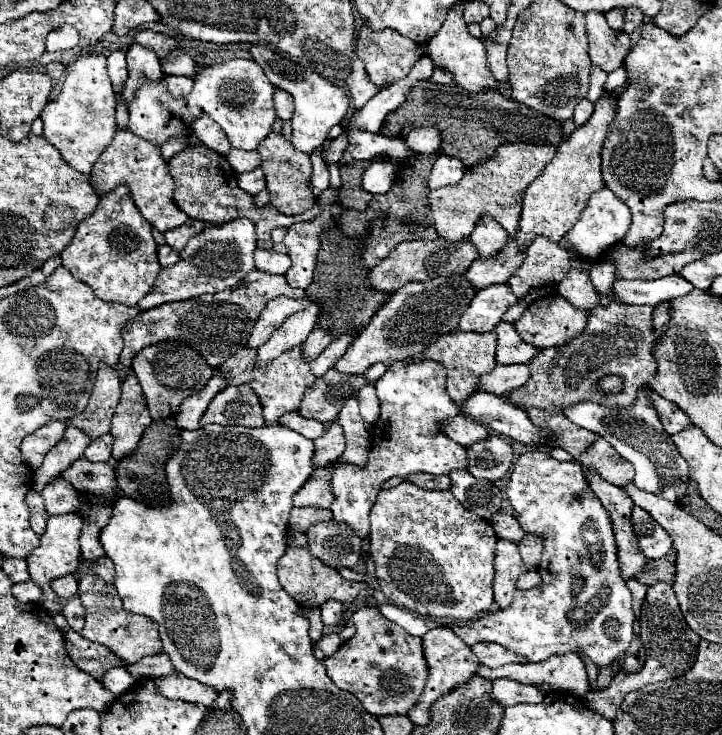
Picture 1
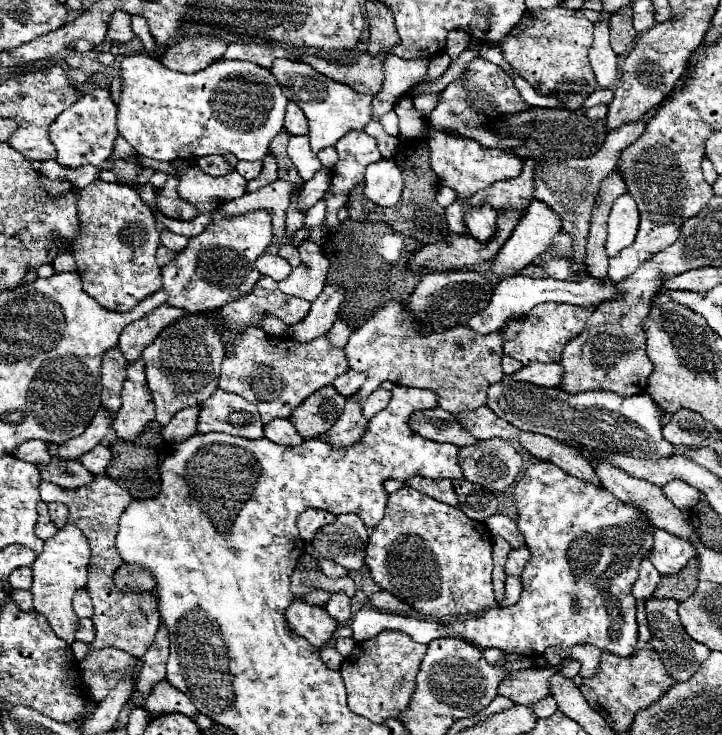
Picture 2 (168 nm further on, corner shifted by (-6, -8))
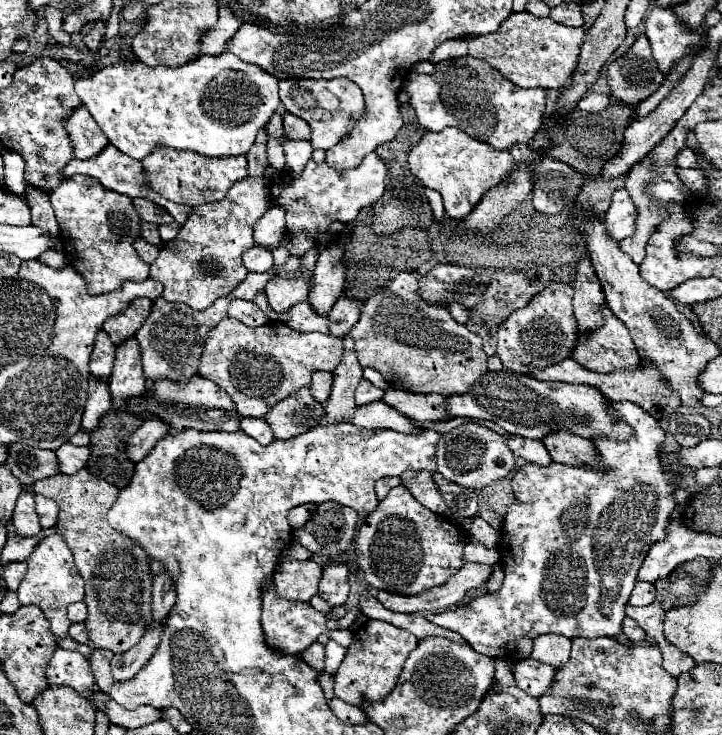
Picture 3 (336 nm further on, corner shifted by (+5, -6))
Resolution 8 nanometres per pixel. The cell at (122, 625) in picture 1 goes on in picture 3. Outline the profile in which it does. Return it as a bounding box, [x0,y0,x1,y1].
[33,468,151,654]

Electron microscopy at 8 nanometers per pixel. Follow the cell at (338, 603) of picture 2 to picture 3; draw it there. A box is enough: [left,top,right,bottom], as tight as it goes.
[319,562,349,606]

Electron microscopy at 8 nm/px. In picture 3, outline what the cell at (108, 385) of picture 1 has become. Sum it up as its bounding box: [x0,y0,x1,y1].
[91,330,115,380]

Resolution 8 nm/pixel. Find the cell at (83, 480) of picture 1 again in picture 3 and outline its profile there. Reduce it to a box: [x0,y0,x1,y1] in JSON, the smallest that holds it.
[7,442,59,486]

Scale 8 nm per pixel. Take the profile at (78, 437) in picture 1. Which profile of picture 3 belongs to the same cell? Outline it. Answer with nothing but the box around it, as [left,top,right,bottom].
[81,376,111,432]

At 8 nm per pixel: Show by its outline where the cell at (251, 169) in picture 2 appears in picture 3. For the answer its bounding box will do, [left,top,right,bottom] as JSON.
[141,146,247,206]

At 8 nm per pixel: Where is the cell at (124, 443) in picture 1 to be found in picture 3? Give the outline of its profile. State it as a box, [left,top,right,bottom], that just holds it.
[109,338,147,410]

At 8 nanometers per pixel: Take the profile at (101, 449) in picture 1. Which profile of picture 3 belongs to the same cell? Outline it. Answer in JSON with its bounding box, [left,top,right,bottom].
[55,442,89,476]

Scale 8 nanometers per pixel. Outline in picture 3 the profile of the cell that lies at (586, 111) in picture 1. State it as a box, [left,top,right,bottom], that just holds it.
[577,92,609,112]

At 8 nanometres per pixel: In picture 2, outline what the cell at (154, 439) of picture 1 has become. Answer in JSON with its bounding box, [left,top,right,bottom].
[108,420,172,500]

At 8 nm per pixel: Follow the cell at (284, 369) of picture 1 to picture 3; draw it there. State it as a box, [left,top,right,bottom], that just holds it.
[199,318,341,418]

